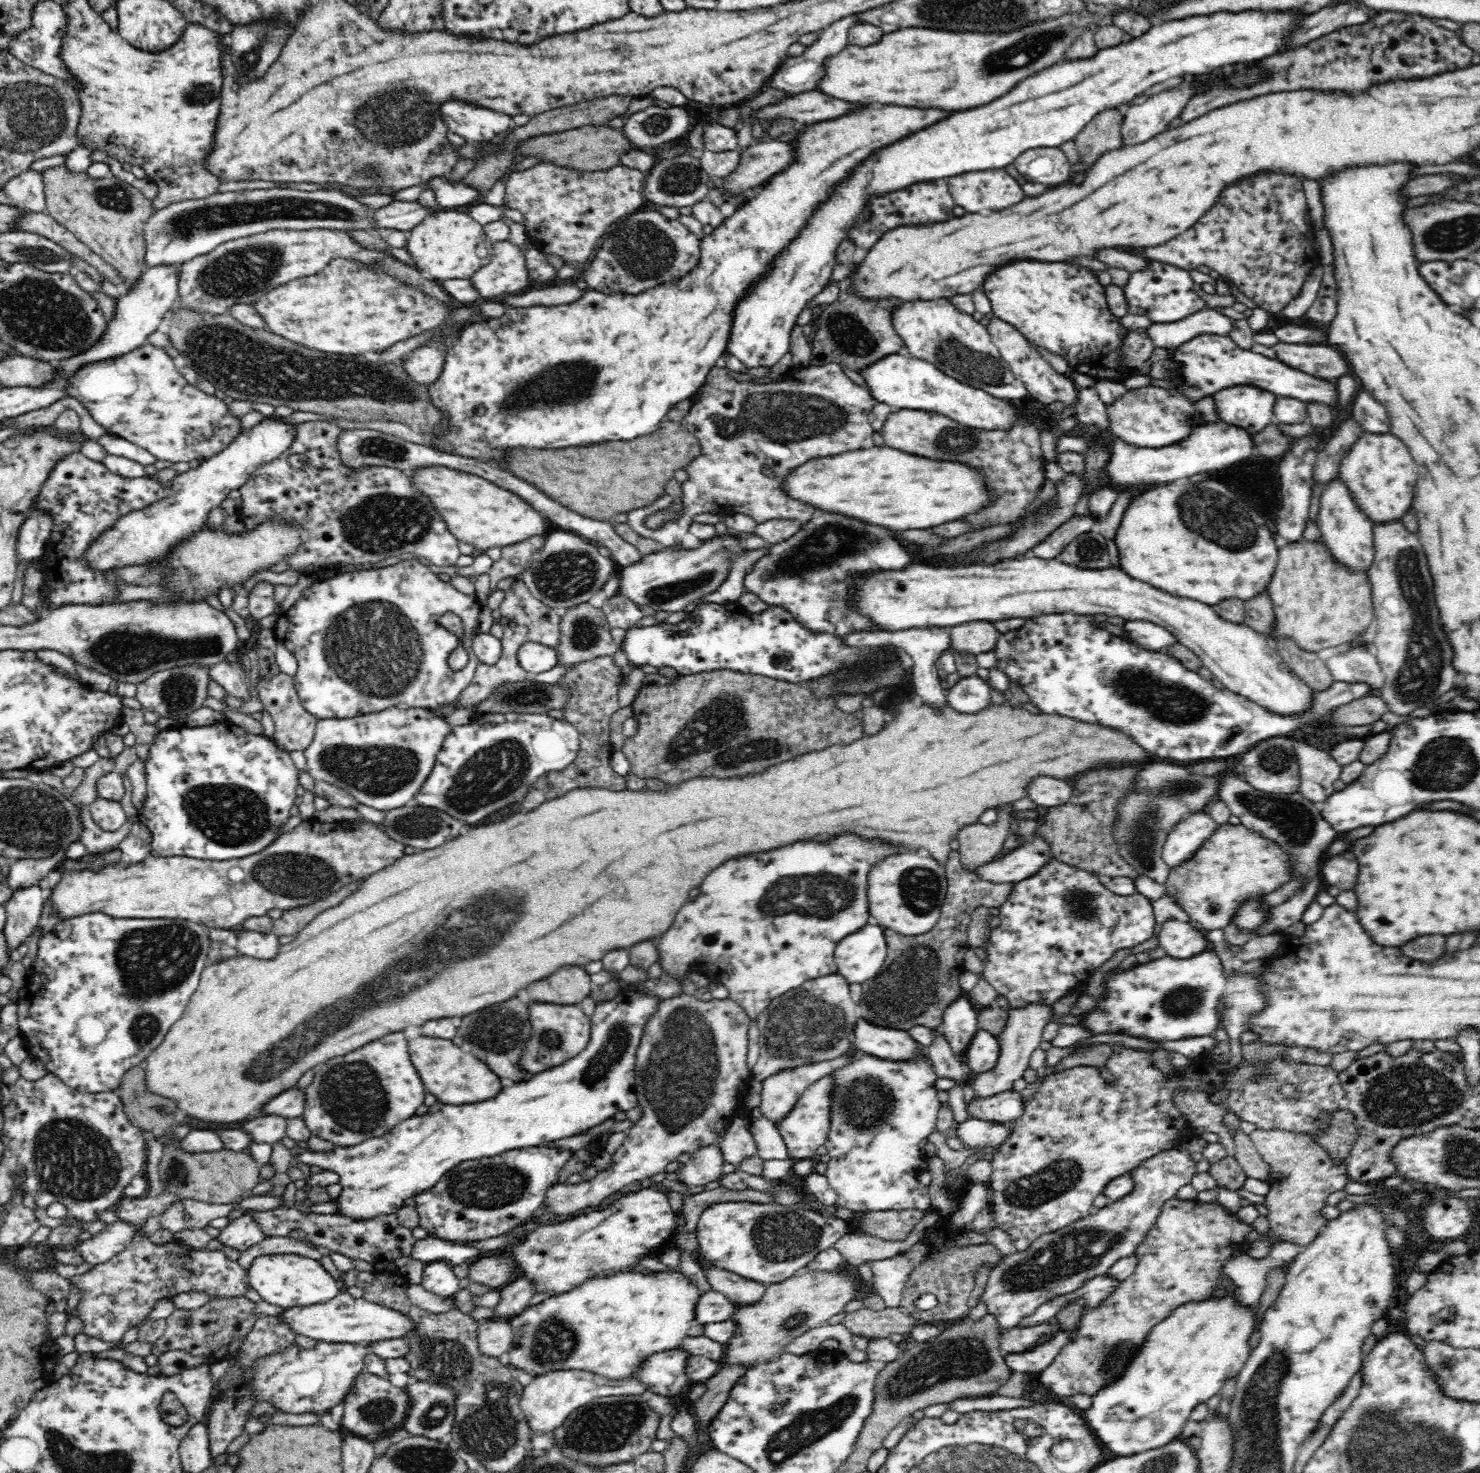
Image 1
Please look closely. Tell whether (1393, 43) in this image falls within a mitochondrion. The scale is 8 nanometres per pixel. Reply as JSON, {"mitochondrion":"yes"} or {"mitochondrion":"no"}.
{"mitochondrion":"no"}

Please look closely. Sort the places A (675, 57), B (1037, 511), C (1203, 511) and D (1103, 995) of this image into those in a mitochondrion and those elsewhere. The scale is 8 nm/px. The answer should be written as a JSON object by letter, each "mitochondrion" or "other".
{"A":"other","B":"other","C":"mitochondrion","D":"other"}

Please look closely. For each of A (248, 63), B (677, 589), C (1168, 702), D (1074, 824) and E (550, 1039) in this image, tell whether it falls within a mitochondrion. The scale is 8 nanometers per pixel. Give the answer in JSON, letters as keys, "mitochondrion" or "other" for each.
{"A":"mitochondrion","B":"mitochondrion","C":"mitochondrion","D":"other","E":"mitochondrion"}

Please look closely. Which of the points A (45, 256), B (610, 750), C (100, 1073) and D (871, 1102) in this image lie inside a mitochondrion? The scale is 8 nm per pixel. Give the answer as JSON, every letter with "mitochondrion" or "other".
{"A":"mitochondrion","B":"other","C":"other","D":"mitochondrion"}

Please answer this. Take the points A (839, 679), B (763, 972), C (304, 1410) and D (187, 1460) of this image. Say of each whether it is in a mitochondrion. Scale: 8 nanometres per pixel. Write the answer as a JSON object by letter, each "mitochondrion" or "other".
{"A":"mitochondrion","B":"other","C":"other","D":"other"}

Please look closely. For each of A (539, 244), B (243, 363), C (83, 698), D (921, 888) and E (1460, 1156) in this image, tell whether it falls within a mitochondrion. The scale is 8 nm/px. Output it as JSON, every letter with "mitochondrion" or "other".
{"A":"other","B":"mitochondrion","C":"other","D":"mitochondrion","E":"mitochondrion"}

